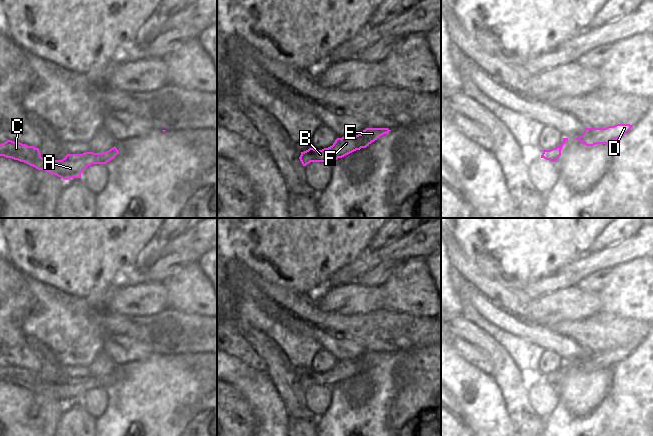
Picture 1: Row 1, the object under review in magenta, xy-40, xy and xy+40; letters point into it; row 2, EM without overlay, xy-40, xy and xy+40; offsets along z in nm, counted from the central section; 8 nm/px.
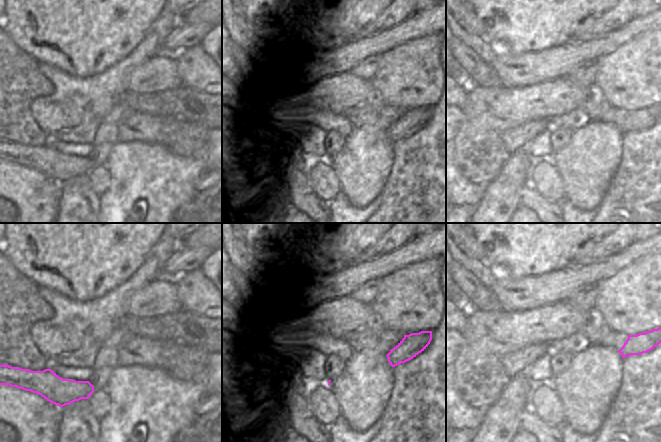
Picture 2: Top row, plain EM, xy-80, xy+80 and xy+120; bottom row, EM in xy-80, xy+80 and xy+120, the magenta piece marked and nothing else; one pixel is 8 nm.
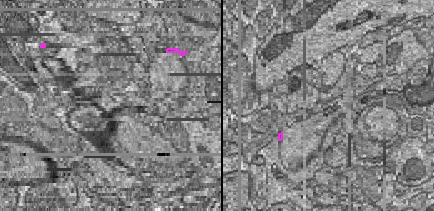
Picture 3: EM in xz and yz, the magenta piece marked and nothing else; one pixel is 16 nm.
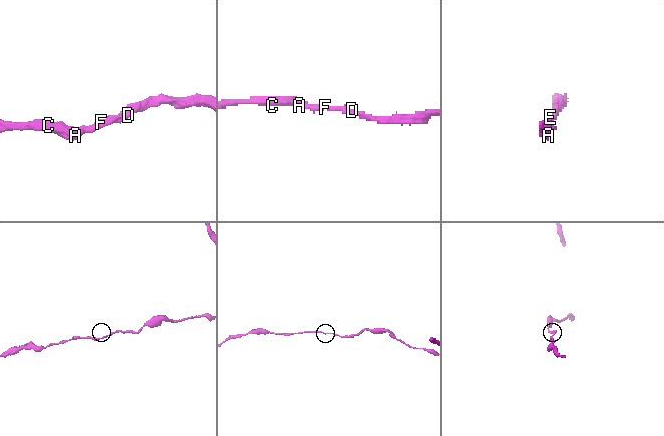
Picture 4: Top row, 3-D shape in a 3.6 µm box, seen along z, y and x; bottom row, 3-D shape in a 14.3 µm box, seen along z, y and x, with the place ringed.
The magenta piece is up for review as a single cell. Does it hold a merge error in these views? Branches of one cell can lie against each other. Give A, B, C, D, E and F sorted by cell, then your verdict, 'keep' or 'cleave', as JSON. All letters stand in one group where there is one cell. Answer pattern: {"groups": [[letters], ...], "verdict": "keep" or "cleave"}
{"groups": [["A", "B", "C", "D", "E", "F"]], "verdict": "keep"}

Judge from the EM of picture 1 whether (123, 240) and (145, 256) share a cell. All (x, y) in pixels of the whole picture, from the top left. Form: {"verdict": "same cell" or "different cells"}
{"verdict": "different cells"}

